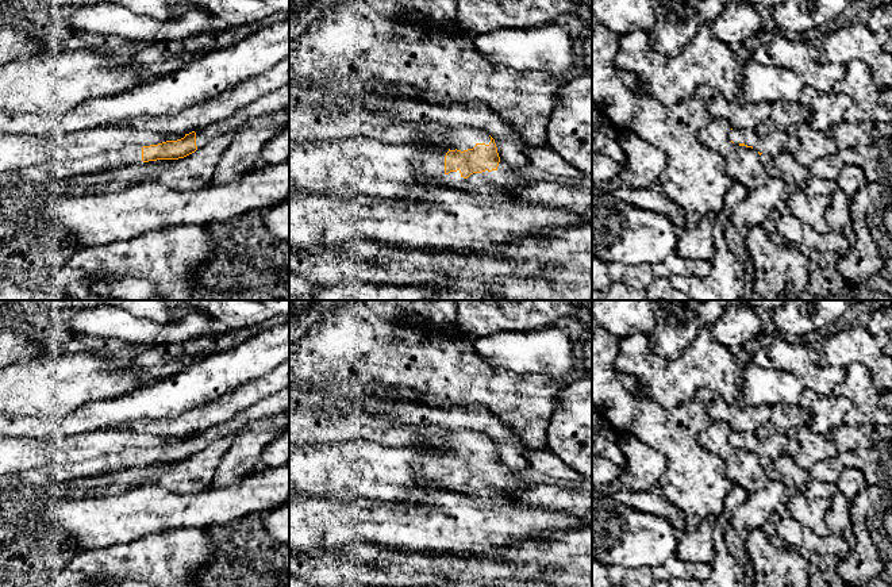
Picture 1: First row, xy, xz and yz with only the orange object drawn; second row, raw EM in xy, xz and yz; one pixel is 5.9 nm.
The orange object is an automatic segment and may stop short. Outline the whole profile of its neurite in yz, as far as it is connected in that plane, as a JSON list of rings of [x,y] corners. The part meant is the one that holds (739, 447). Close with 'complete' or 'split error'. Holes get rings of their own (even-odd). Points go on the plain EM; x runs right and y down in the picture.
[[[731,431],[728,440],[733,446],[755,452],[760,459],[768,456],[774,460],[783,454],[795,457],[800,452],[796,438],[778,433],[772,437],[760,438],[755,433]]] | split error

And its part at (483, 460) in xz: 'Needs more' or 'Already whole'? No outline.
Needs more

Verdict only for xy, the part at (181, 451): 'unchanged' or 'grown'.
grown

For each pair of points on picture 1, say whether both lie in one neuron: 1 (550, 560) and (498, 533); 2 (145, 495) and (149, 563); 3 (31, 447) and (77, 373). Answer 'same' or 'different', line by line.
1: different
2: different
3: same

